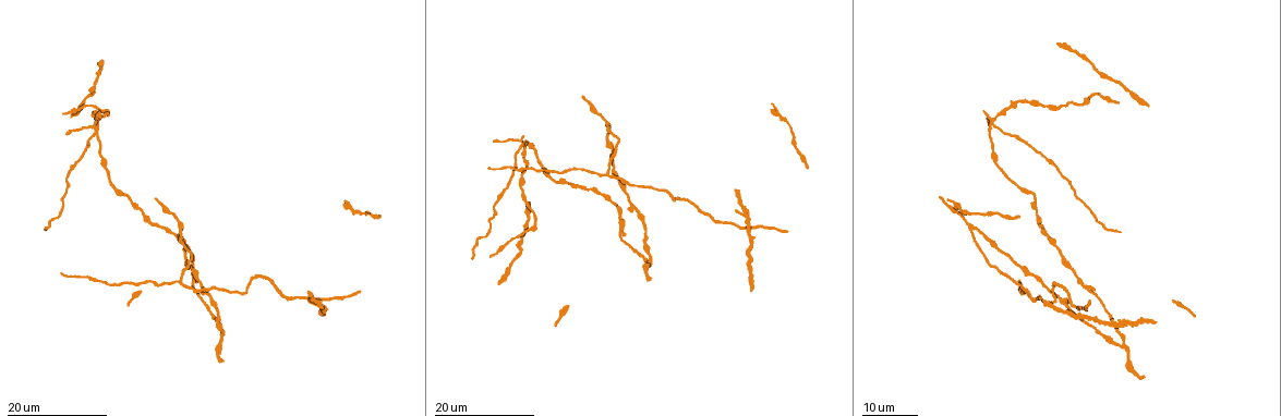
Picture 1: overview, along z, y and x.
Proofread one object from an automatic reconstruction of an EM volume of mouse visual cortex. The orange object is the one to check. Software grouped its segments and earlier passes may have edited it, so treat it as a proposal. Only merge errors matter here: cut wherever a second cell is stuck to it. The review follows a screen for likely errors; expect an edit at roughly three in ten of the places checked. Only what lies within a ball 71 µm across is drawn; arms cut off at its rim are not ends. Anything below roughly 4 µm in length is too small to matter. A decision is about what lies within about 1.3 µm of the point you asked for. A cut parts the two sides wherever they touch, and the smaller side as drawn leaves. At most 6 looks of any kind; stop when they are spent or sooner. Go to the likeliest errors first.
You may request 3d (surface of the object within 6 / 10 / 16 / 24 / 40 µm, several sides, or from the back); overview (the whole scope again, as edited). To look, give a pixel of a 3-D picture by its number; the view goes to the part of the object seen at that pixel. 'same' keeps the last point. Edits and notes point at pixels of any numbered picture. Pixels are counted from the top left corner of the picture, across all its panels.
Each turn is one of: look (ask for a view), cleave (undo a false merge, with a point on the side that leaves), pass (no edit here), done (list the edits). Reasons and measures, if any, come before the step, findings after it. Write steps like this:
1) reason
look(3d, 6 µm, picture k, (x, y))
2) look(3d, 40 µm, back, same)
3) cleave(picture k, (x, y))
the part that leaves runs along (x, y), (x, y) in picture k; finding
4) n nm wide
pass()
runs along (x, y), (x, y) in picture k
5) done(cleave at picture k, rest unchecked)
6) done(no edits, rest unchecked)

thin arm on a thick one
look(3d, 24 µm, picture 1, (522, 143))

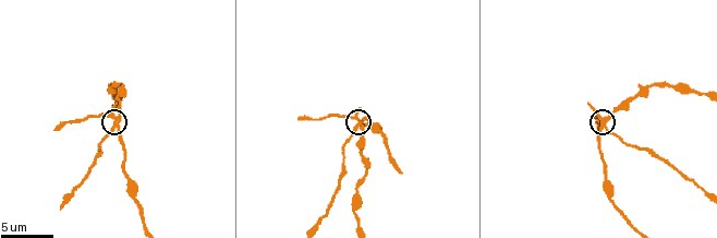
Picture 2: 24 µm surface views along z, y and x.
look(3d, 10 µm, picture 2, (604, 123))

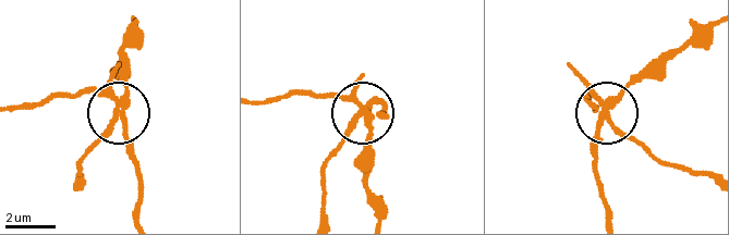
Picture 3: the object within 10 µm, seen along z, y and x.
230 nm wide
cleave(picture 3, (107, 137))
the part that leaves runs along (363, 109), (327, 163), (325, 213) in picture 3; two cells meet here

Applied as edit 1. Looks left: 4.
three arms meet
look(3d, 16 µm, picture 1, (1124, 344))

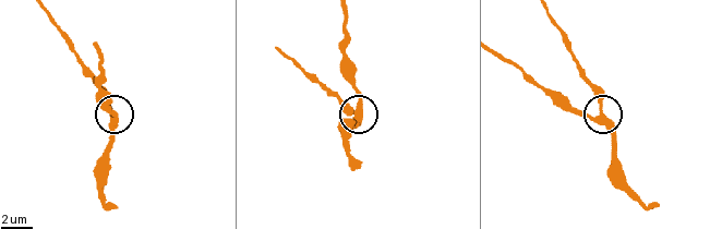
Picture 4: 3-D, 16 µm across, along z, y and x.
look(3d, 6 µm, picture 4, (602, 113))

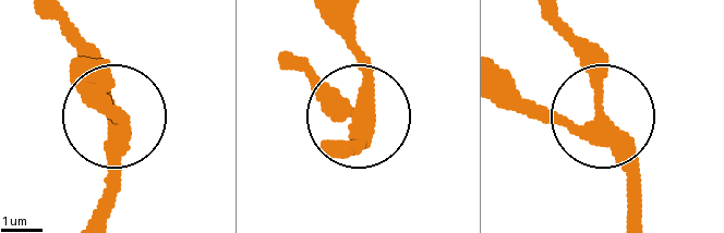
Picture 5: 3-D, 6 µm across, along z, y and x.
300 nm wide
pass()
runs along (85, 68), (117, 112), (106, 210) in picture 5; all the same cell

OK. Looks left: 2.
three-way junction
look(3d, 16 µm, picture 1, (178, 230))

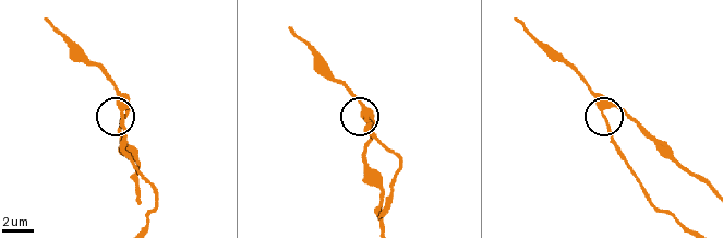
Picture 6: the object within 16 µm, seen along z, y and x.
look(3d, 6 µm, picture 6, (121, 111))

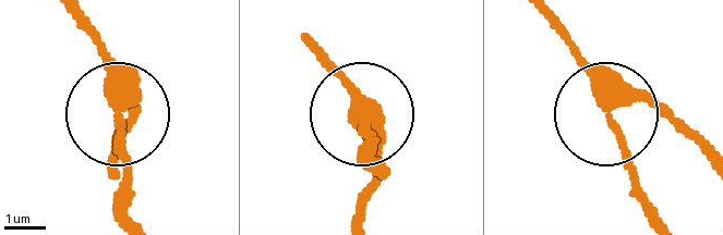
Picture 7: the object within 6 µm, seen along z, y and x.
cleave(picture 7, (130, 168))
the part that leaves runs along (111, 111), (125, 212) in picture 7; two cells meet here

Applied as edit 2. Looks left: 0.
done(cleave at picture 3, cleave at picture 7, rest unchecked)

